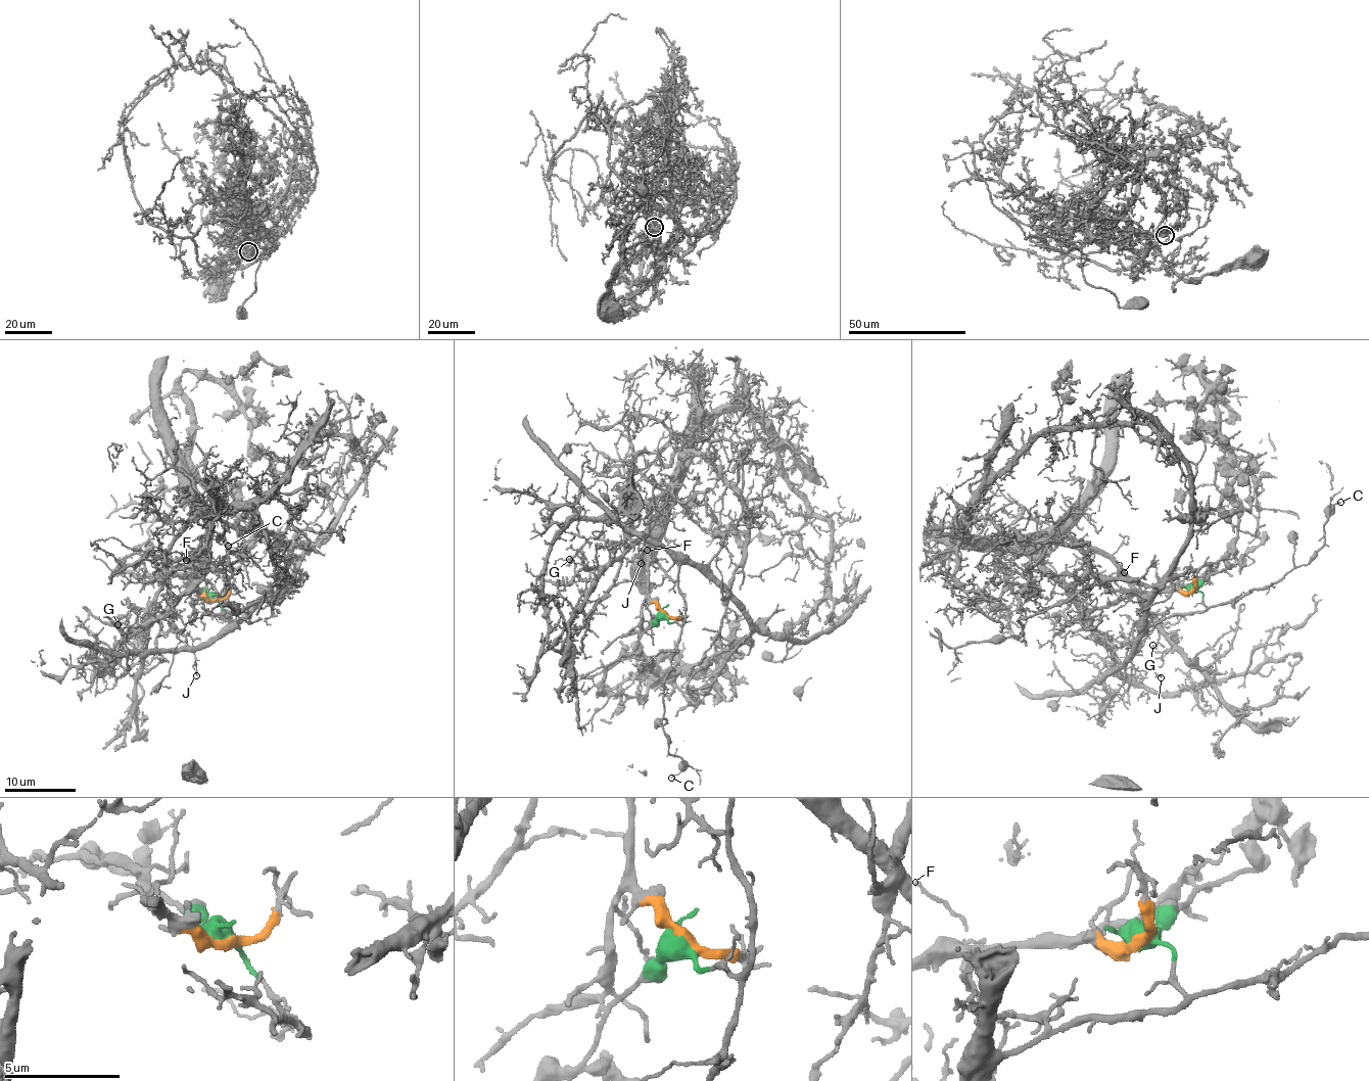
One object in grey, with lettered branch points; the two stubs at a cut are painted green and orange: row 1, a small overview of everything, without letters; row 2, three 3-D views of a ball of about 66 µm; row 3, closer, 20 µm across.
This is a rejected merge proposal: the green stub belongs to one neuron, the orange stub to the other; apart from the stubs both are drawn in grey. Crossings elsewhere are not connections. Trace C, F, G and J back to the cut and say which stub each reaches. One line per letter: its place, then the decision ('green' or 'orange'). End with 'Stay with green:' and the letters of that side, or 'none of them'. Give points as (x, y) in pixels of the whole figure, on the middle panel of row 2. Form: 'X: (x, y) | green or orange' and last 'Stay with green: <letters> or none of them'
C: (671, 778) | green
F: (647, 550) | orange
G: (569, 559) | orange
J: (641, 563) | green
Stay with green: C, J

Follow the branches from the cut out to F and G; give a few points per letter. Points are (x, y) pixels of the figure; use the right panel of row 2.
F: (1193, 591), (1128, 593), (1085, 608), (1044, 564), (1042, 549), (1065, 537), (1096, 547), (1123, 572)
G: (1193, 591), (1128, 593), (1085, 608), (1044, 564), (1042, 549), (1065, 537), (1100, 550), (1155, 621), (1151, 645)

